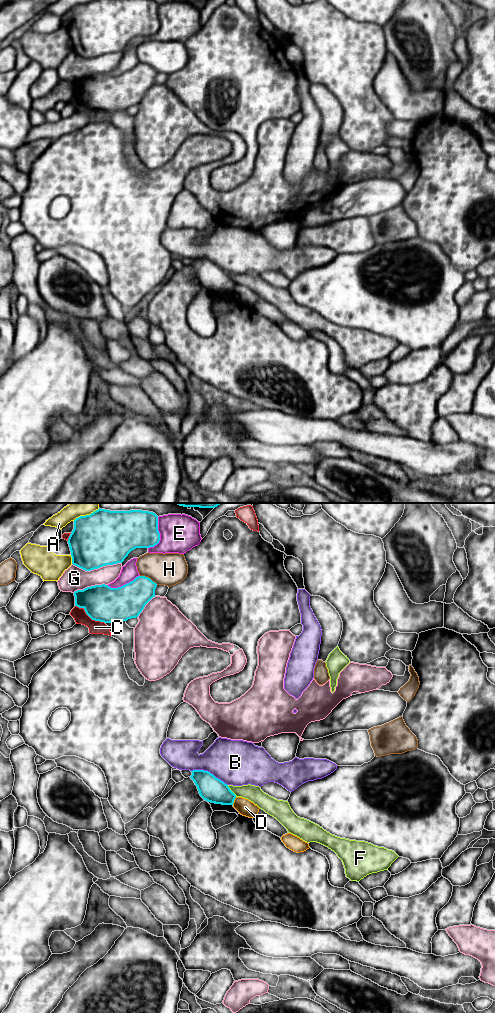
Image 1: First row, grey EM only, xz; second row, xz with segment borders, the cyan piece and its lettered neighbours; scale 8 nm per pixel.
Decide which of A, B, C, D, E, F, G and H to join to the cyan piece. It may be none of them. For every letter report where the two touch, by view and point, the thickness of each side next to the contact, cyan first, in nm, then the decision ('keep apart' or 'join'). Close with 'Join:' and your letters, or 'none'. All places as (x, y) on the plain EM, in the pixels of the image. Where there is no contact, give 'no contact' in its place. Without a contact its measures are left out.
A: meets cyan in xz at (72, 47); 420 nm thick on the cyan side, 240 nm on the other; keep apart
B: meets cyan in xz at (209, 260); 200 nm thick on the cyan side, 360 nm on the other; keep apart
C: meets cyan in xz at (89, 104); 300 nm thick on the cyan side, 110 nm on the other; keep apart
D: meets cyan in xz at (233, 289); 200 nm thick on the cyan side, 130 nm on the other; keep apart
E: meets cyan in xz at (159, 23); 300 nm thick on the cyan side, 300 nm on the other; keep apart
F: meets cyan in xz at (231, 279); 200 nm thick on the cyan side, 130 nm on the other; keep apart
G: meets cyan in xz at (96, 56); 440 nm thick on the cyan side, 190 nm on the other; keep apart
H: meets cyan in xz at (149, 66); 260 nm thick on the cyan side, 260 nm on the other; keep apart
Join: none

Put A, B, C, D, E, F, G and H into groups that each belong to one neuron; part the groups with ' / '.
A / B / C / D / E / F / G / H

